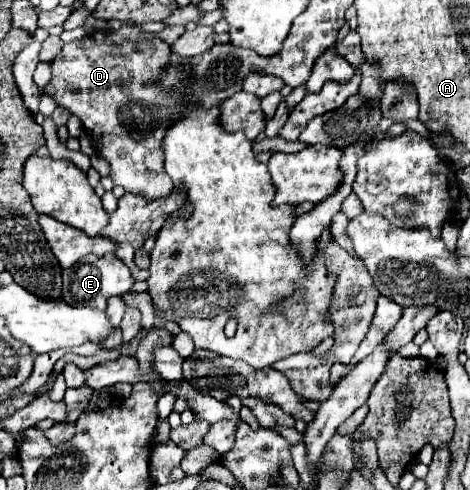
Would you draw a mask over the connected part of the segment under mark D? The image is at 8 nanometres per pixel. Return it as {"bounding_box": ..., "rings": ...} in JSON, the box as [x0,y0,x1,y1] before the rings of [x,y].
{"bounding_box":[43,22,173,200],"rings":[[[123,22],[117,32],[93,32],[81,40],[69,42],[51,62],[53,76],[51,82],[43,88],[45,94],[51,94],[55,102],[67,108],[71,114],[79,116],[85,130],[93,136],[97,148],[111,164],[109,178],[113,184],[123,186],[129,194],[141,194],[147,200],[157,200],[169,196],[173,182],[165,176],[163,156],[161,156],[161,136],[165,134],[167,120],[173,116],[173,100],[157,92],[157,72],[169,64],[169,46],[159,38],[159,34],[145,32],[133,22]]]}

